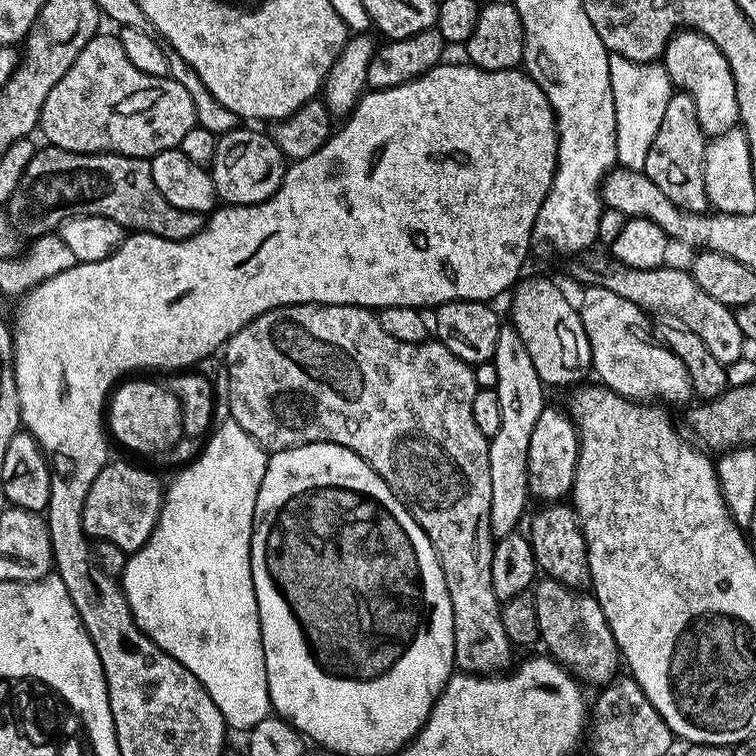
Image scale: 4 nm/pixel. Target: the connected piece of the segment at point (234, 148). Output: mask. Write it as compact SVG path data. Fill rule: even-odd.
M237 126L216 141L210 171L216 195L225 205L257 204L269 200L284 177L286 157L267 131L255 132L252 126Z

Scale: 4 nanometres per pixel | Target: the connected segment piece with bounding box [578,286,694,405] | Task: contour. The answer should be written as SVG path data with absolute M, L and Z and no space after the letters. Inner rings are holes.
M588 286L583 291L584 301L579 301L578 311L590 342L592 372L603 387L627 400L641 402L667 402L672 405L693 399L692 383L682 358L674 355L663 343L652 341L645 309L614 294L614 290Z

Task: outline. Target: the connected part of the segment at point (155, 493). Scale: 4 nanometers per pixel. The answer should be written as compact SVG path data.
M113 459L104 465L103 470L94 478L94 486L90 486L90 494L86 494L86 506L82 506L82 526L84 532L93 541L105 540L114 542L114 546L122 546L129 554L147 542L154 526L160 517L160 507L164 505L165 485L148 468L139 468L136 464L127 464L124 460Z

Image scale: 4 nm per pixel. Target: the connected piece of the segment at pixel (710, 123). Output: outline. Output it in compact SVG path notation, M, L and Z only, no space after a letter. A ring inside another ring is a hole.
M691 30L677 31L664 48L662 63L673 85L694 98L694 106L698 106L698 122L705 137L721 136L740 124L738 90L734 86L730 62L726 62L722 50L718 50L710 38Z

